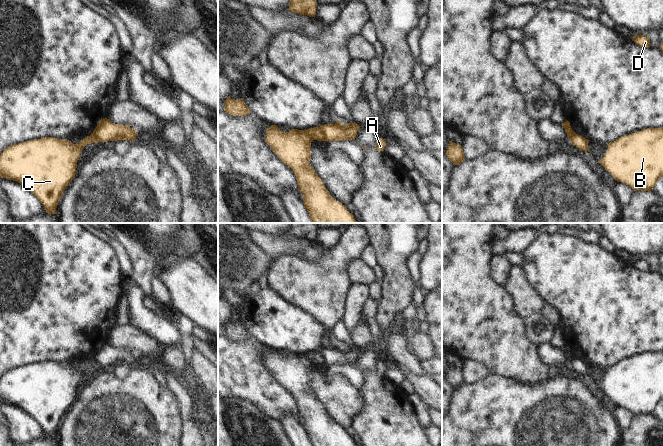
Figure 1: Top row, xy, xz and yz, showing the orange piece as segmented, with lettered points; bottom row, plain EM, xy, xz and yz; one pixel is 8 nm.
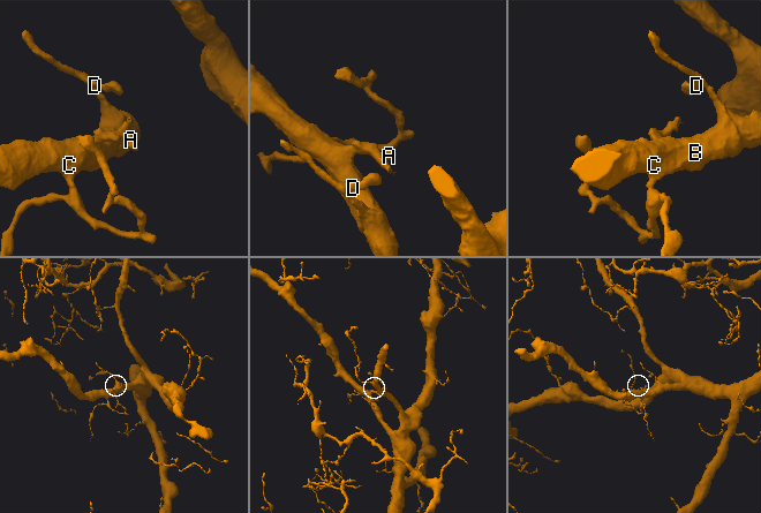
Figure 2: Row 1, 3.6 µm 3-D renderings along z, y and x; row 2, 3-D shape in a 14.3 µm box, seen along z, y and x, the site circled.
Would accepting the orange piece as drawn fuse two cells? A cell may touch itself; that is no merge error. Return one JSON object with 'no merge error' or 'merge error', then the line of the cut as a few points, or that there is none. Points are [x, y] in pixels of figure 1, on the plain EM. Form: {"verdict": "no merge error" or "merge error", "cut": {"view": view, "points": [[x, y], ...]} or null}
{"verdict": "merge error", "cut": {"view": "xz", "points": [[318, 351], [324, 364]]}}

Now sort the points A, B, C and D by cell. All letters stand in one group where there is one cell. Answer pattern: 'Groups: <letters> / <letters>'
Groups: A / B C D

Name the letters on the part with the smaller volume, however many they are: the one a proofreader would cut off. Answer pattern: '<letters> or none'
A

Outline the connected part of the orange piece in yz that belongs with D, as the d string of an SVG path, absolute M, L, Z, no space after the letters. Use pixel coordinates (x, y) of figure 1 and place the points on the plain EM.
M635 259L632 264L640 271L648 272L650 271L650 263L644 259Z

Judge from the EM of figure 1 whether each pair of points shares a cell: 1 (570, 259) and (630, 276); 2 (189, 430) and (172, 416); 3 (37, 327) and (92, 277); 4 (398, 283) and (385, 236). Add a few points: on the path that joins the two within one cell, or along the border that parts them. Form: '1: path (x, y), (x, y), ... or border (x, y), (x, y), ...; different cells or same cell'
1: path (585, 274), (587, 276), (615, 276); same cell
2: border (175, 400), (181, 418), (181, 435); different cells
3: path (47, 312), (77, 282); same cell
4: path (395, 271), (392, 260), (392, 248); same cell

